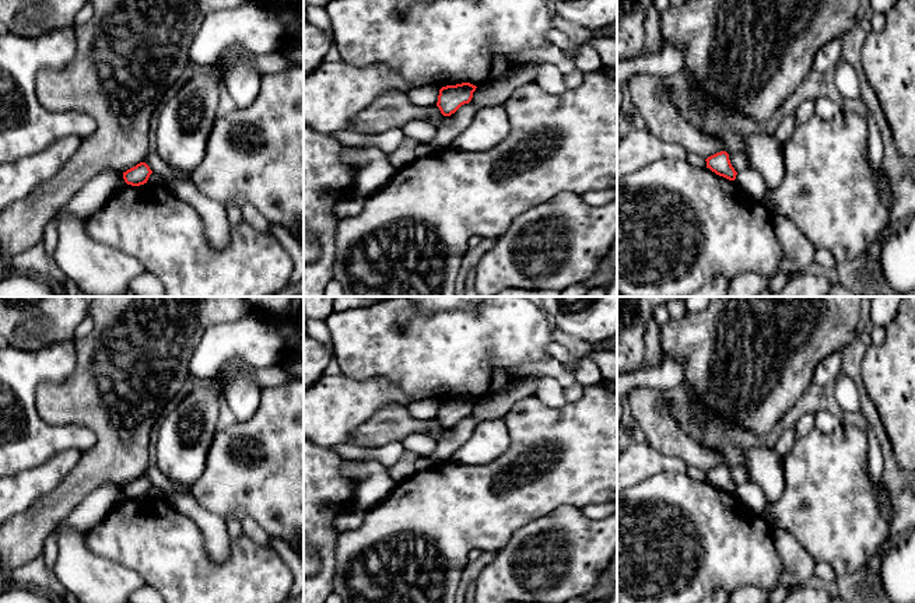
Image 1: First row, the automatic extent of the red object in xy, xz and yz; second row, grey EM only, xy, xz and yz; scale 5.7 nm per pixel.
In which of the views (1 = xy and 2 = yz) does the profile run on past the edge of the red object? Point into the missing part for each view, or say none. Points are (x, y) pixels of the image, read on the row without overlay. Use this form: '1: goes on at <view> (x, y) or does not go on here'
1: does not go on here
2: does not go on here

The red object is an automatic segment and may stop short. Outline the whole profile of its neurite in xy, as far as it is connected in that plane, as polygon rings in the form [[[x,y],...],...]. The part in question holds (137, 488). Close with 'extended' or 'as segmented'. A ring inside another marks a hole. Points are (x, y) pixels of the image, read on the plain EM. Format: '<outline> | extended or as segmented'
[[[140,476],[123,485],[123,492],[127,498],[140,499],[147,497],[151,487],[152,484],[150,483],[150,480],[146,476]]] | as segmented

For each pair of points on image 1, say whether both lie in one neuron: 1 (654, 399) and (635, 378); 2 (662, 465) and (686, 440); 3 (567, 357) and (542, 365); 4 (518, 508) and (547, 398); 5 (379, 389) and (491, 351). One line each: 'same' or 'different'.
1: different
2: different
3: different
4: different
5: different

